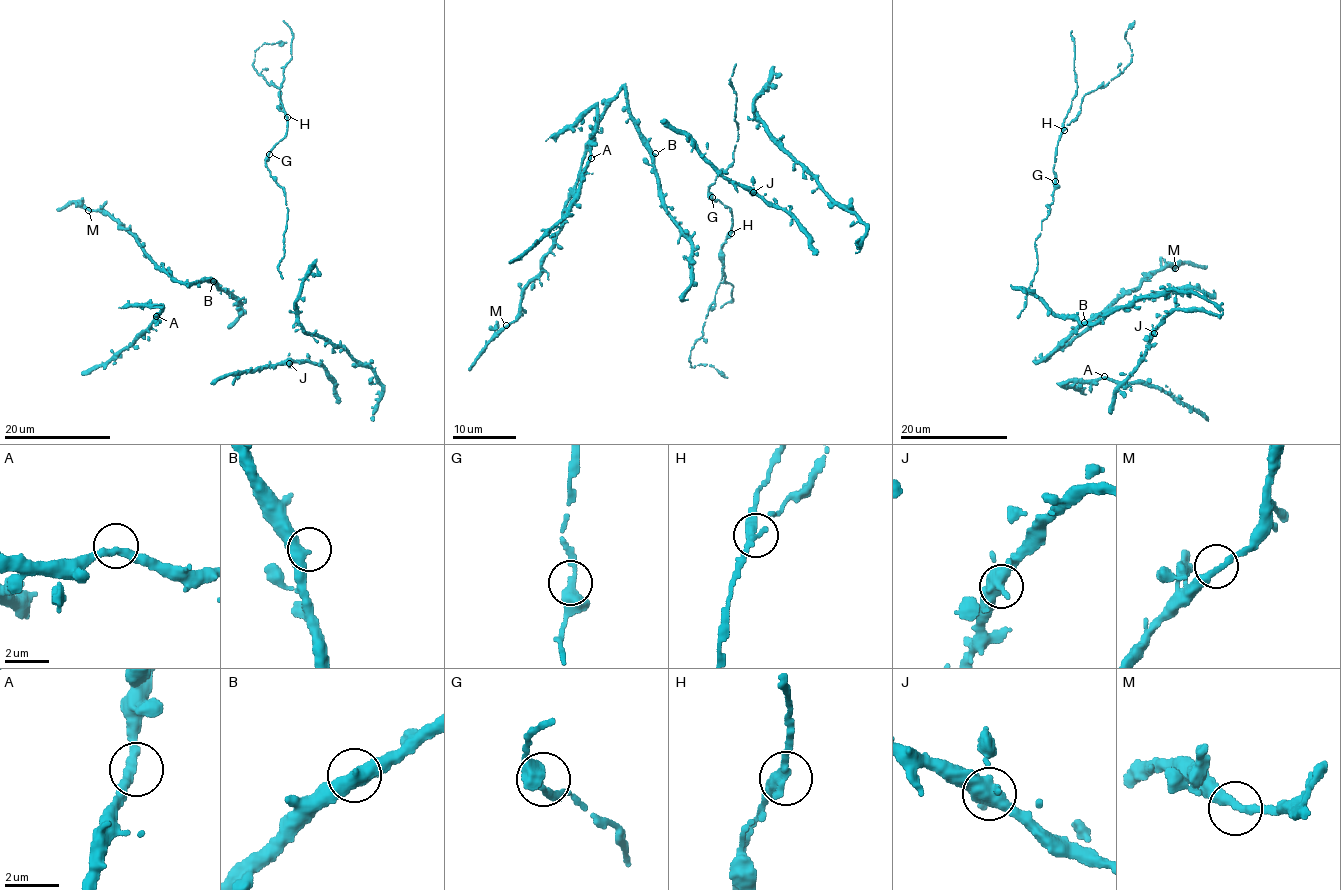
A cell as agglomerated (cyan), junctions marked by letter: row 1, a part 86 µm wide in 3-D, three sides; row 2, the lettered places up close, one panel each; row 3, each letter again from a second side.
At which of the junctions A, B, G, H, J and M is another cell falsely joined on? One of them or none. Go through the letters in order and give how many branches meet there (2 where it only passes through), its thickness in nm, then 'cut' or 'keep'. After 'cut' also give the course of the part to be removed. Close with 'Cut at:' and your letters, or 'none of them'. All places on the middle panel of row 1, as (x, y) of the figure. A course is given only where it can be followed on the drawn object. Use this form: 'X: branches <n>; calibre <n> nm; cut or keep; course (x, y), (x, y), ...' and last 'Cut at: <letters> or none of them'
A: branches 2; calibre 320 nm; keep
B: branches 2; calibre 380 nm; keep
G: branches 2; calibre 320 nm; keep
H: branches 2; calibre 360 nm; cut; course (732, 233), (721, 245), (721, 279), (690, 359), (690, 366), (712, 365), (727, 377)
J: branches 2; calibre 500 nm; keep
M: branches 2; calibre 300 nm; keep
Cut at: H

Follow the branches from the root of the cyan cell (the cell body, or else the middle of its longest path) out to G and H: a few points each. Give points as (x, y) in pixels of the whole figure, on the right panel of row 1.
G: (1026, 302), (1037, 270), (1034, 241), (1040, 234), (1041, 221), (1048, 216), (1054, 200), (1055, 181)
H: (1026, 302), (1037, 270), (1034, 241), (1054, 200), (1056, 176), (1053, 166), (1059, 136), (1064, 130)

